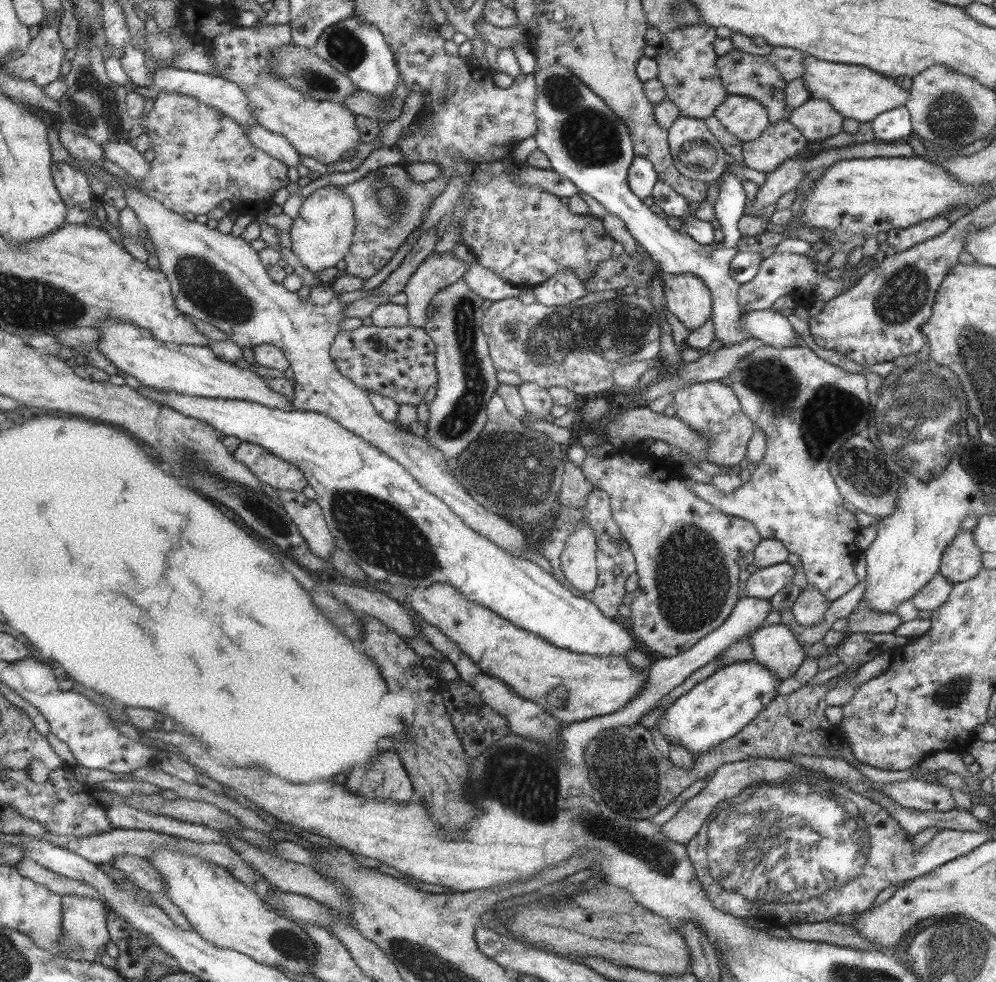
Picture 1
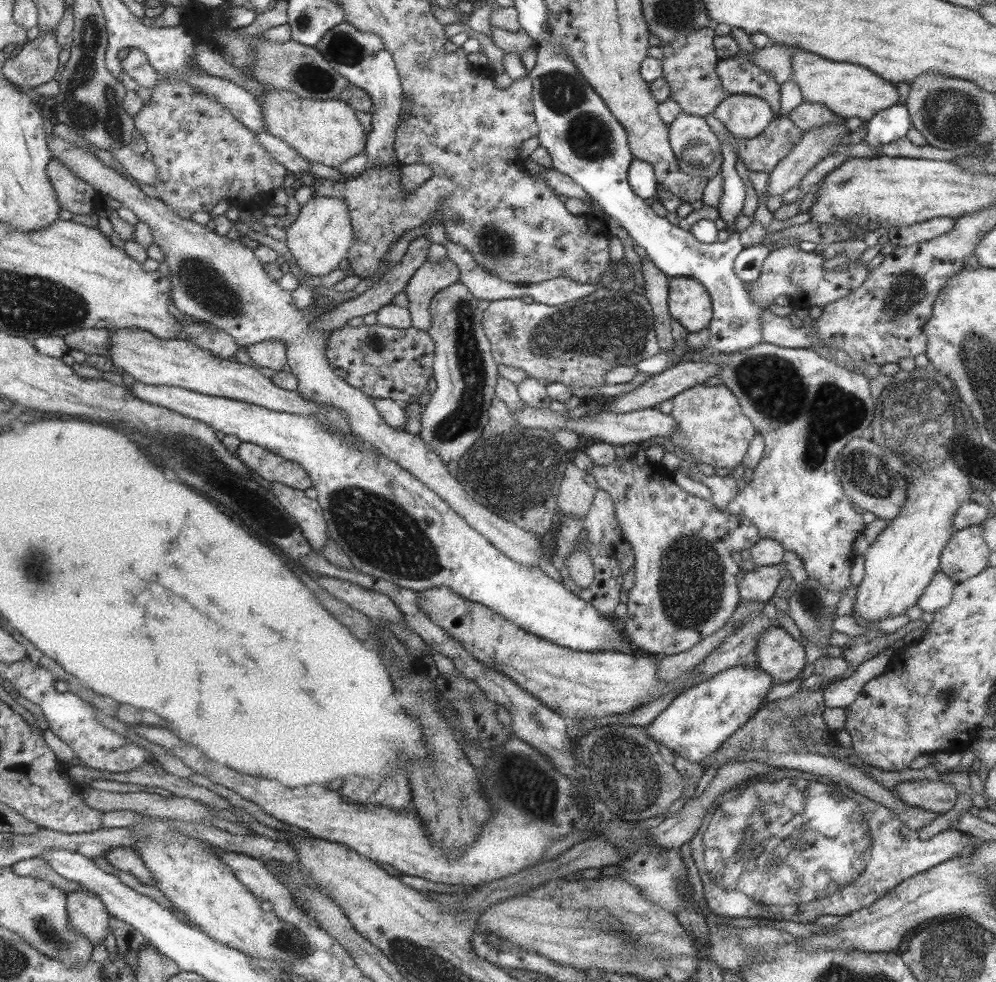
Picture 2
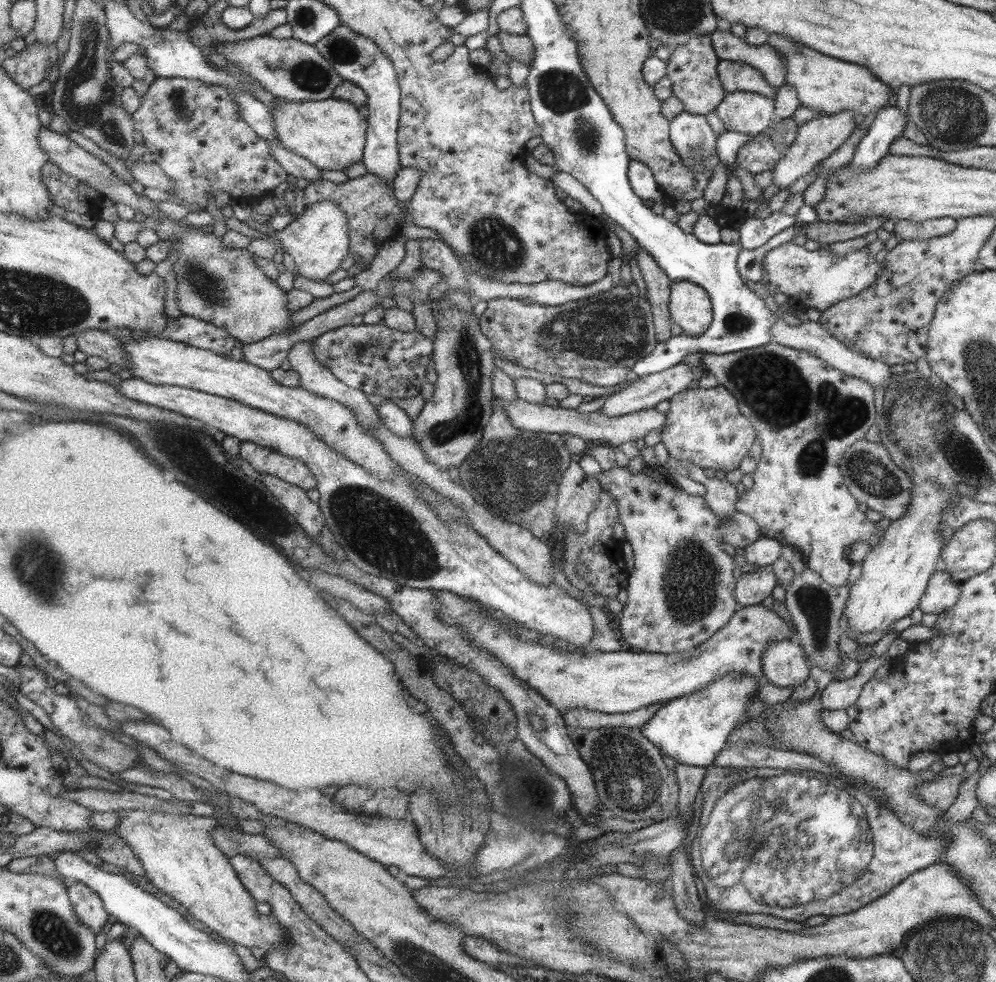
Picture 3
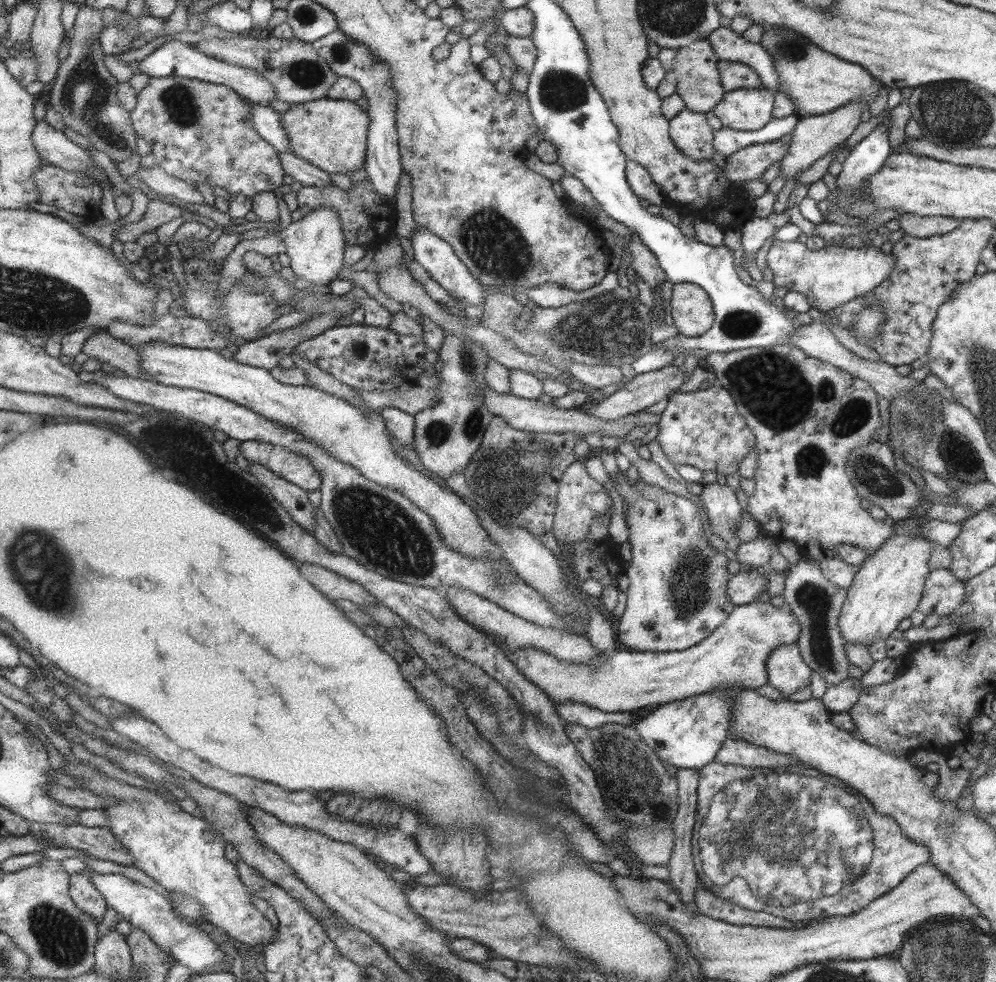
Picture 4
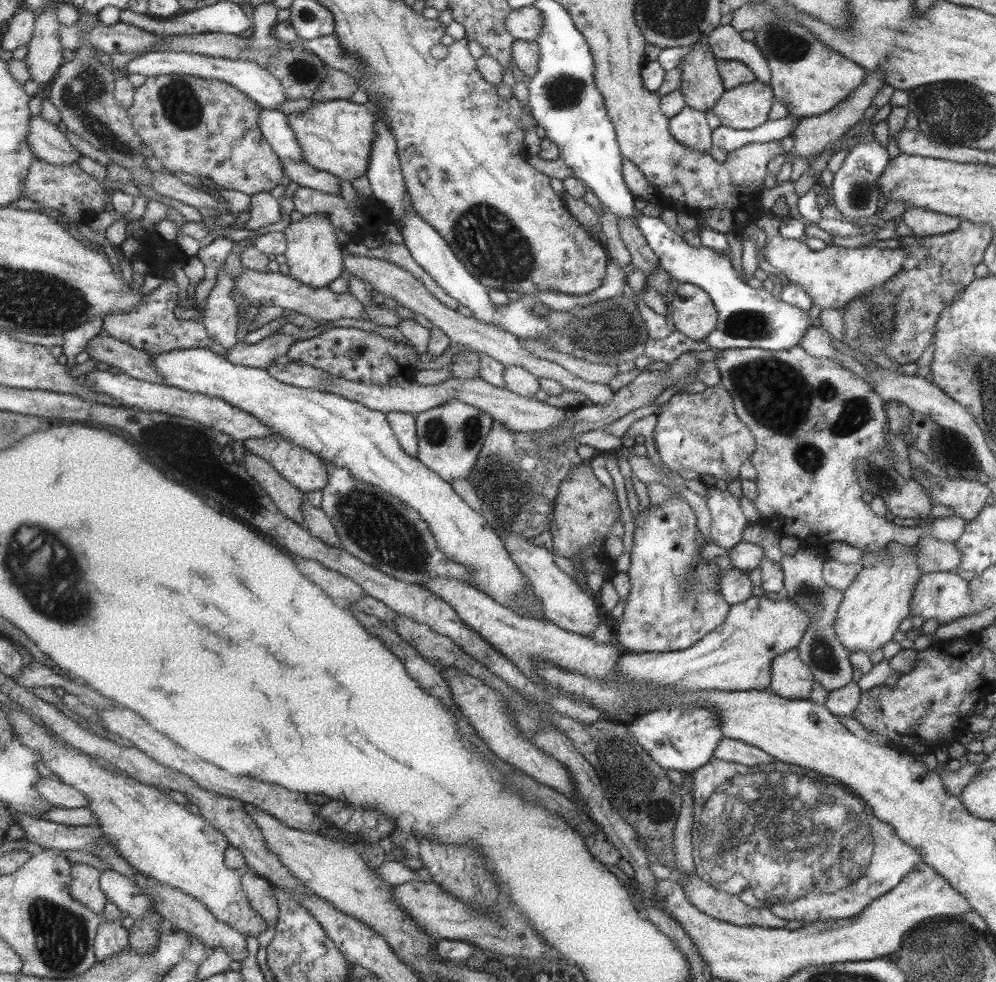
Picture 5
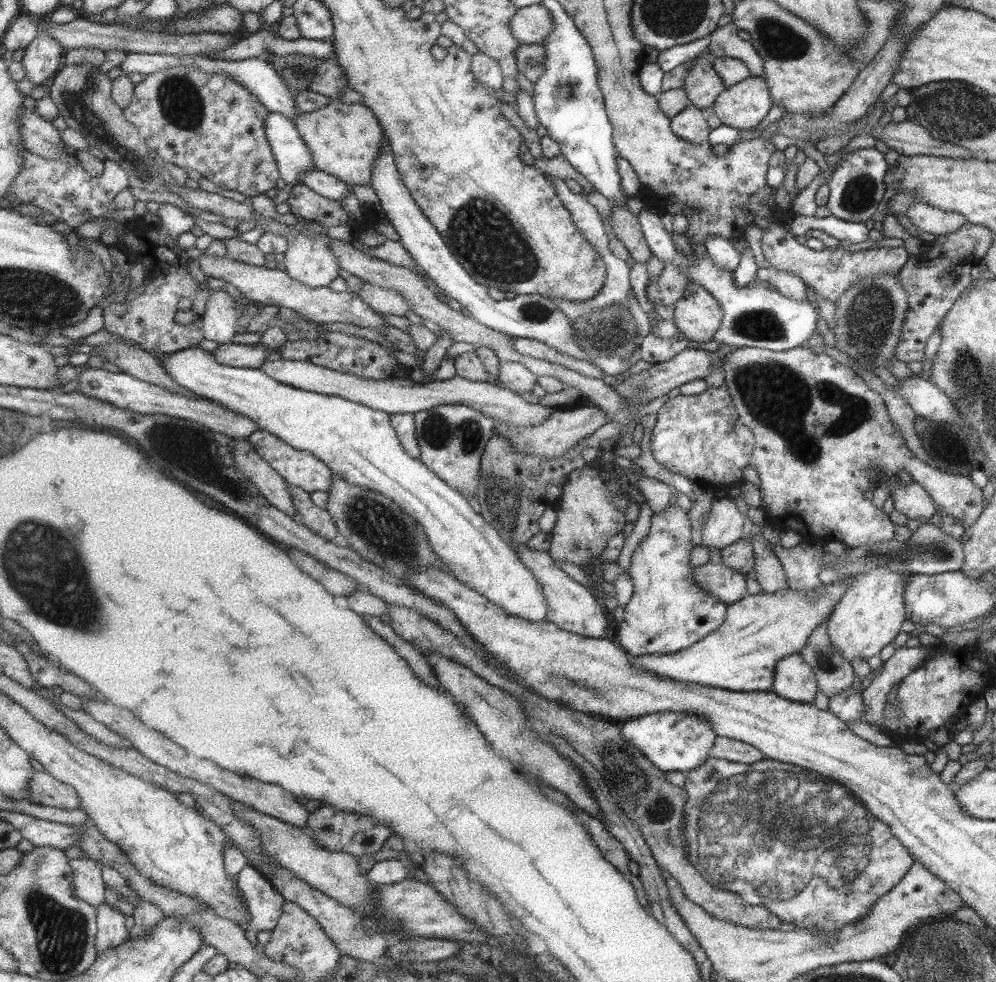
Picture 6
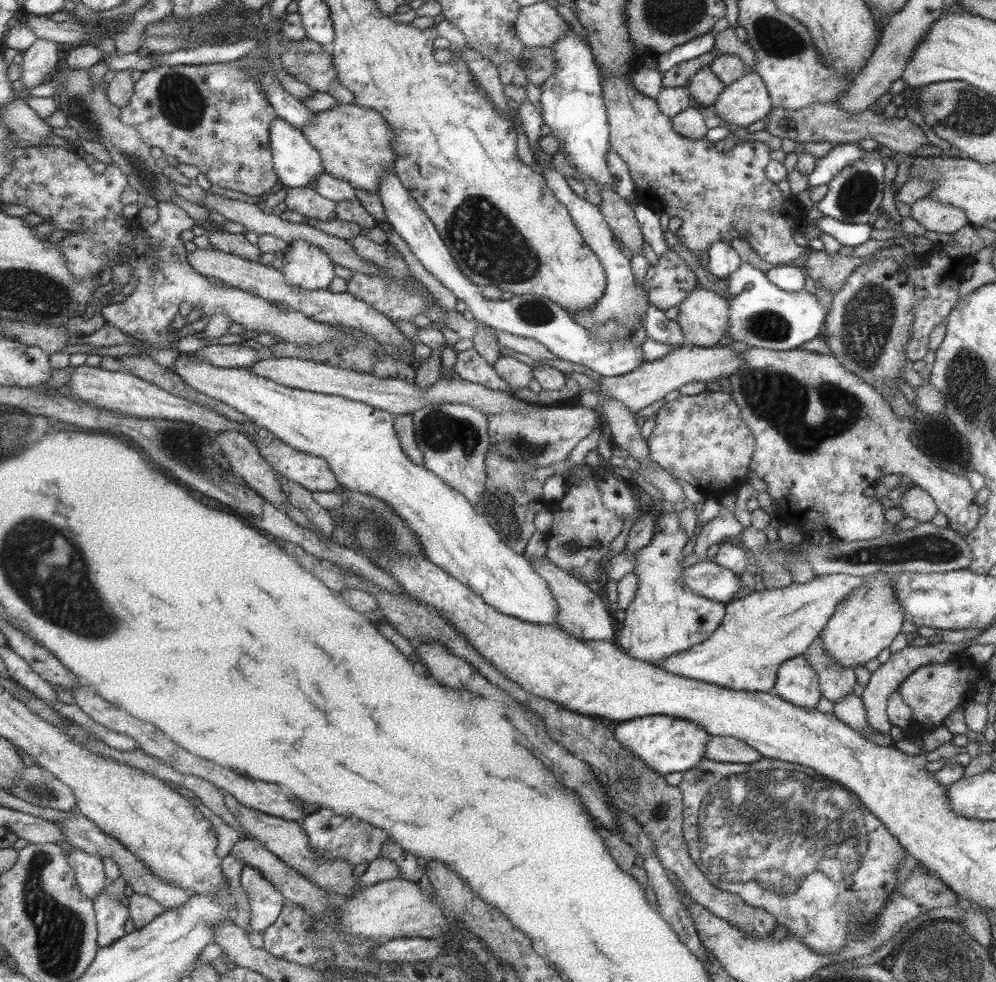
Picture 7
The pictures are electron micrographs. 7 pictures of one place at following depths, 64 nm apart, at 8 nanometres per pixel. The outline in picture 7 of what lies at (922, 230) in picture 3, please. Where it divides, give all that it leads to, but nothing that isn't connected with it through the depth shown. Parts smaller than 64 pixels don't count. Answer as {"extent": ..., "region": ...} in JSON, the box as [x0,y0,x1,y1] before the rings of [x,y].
{"extent":[909,197,969,237],"region":[[[927,197],[909,205],[909,216],[924,226],[931,237],[937,232],[952,234],[969,223],[963,210]]]}

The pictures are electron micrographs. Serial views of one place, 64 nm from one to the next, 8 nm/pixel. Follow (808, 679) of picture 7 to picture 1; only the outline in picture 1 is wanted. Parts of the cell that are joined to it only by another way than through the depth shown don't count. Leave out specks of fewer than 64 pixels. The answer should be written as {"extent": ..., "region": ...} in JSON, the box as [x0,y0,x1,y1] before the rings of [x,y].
{"extent":[749,623,806,681],"region":[[[780,623],[764,624],[751,631],[749,640],[753,660],[765,665],[779,681],[791,677],[806,656],[806,650],[798,643],[794,633]]]}

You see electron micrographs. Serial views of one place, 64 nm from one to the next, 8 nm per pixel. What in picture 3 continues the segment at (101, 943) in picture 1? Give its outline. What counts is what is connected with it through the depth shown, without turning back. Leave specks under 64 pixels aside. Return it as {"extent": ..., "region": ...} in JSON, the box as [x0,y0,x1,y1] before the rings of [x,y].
{"extent":[68,882,110,933],"region":[[[70,882],[68,890],[71,903],[82,923],[91,927],[95,933],[101,932],[110,914],[102,897],[83,882]]]}

